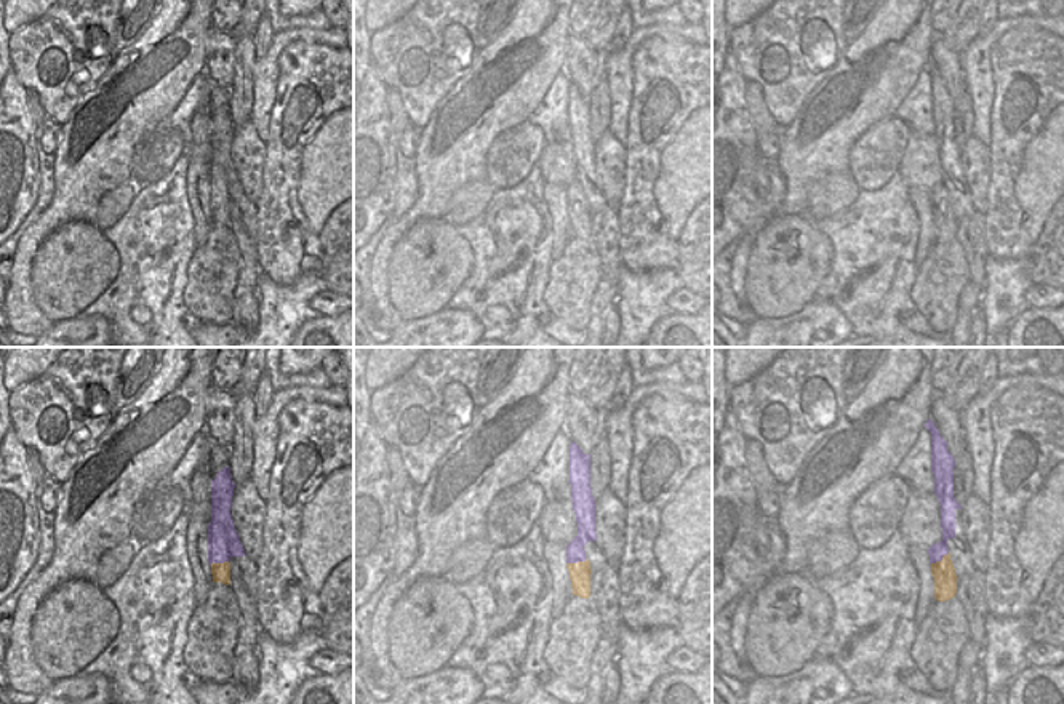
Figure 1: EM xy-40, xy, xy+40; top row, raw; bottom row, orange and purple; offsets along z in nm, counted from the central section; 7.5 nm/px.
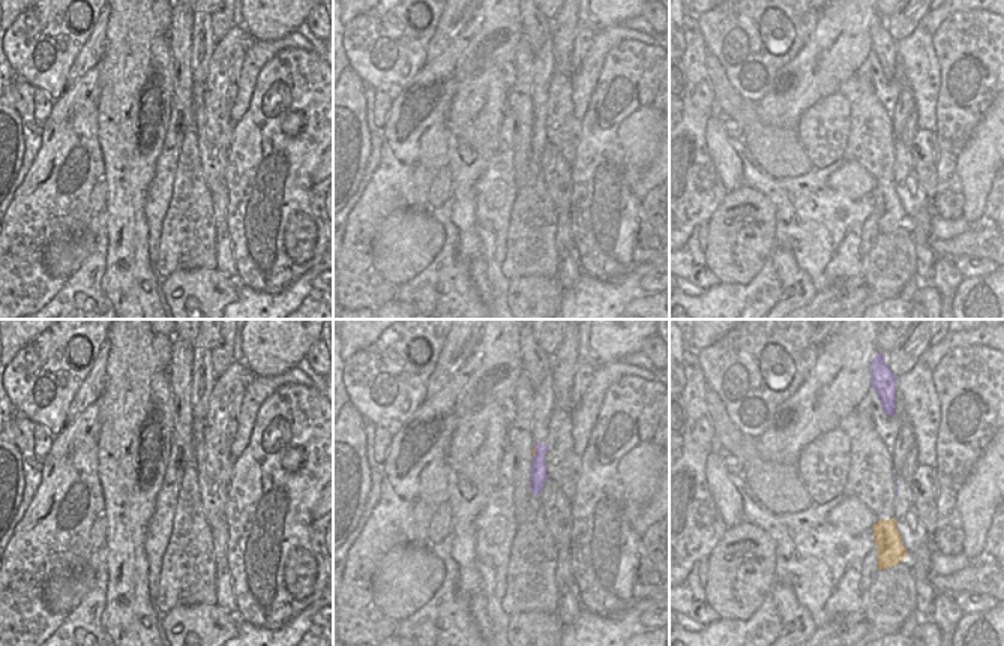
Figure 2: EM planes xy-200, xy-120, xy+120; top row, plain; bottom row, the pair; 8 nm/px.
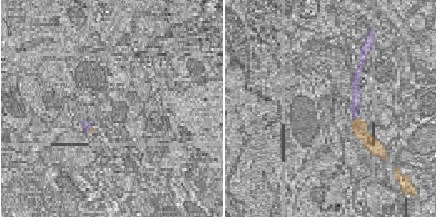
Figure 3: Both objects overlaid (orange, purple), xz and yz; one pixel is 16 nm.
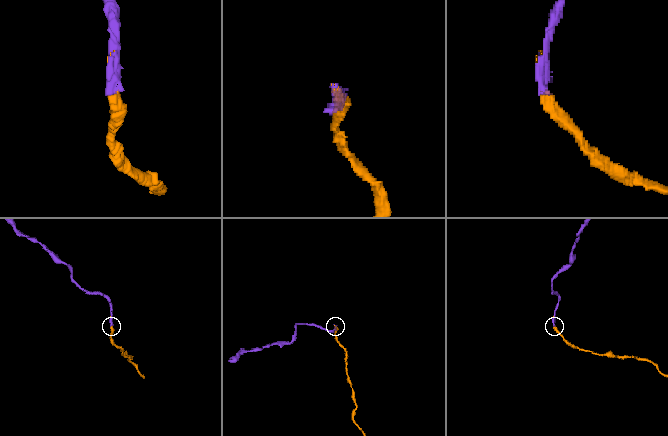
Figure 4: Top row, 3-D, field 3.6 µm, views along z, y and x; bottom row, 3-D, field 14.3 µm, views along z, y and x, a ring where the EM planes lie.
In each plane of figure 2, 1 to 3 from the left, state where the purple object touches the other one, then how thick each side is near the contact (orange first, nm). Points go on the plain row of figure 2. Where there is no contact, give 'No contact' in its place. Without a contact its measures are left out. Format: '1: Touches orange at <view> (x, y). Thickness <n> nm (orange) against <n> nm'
1: No contact
2: Touches orange at xy-120 (535, 116). Thickness 20 nm (orange) against 140 nm
3: No contact.

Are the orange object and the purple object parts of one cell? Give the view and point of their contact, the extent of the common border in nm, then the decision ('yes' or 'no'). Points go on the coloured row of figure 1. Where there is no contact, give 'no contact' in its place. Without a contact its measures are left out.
contact xy (578, 562); length 150 nm; no

